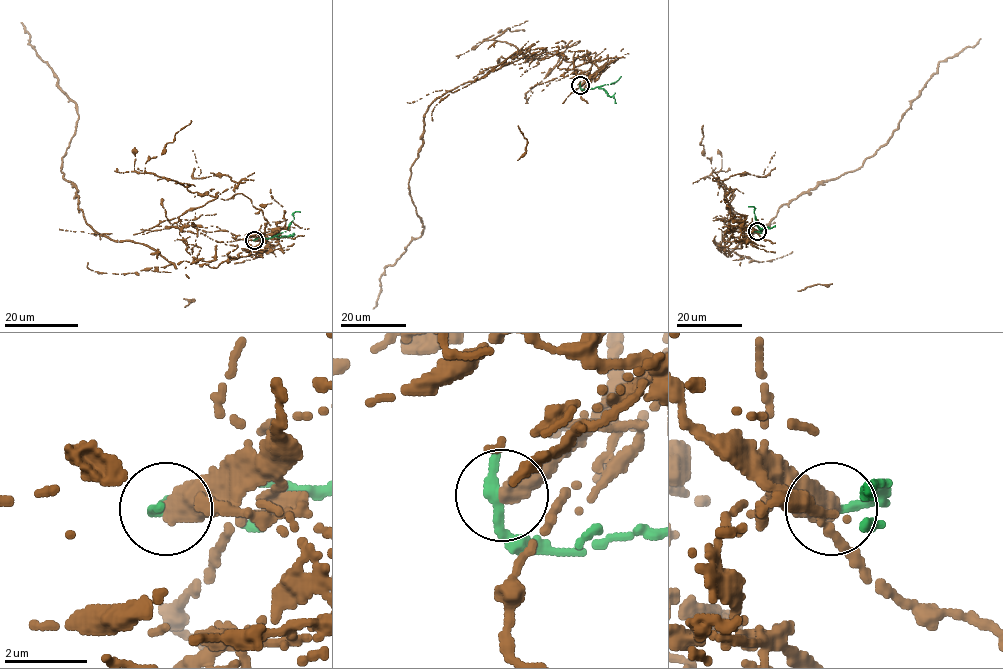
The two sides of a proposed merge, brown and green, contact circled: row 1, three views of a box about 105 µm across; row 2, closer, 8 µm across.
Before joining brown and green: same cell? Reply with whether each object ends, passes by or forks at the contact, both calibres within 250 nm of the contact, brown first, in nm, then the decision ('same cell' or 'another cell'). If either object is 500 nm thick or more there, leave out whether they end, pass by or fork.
brown ends; green ends; calibres 480 and 320 nm; another cell

